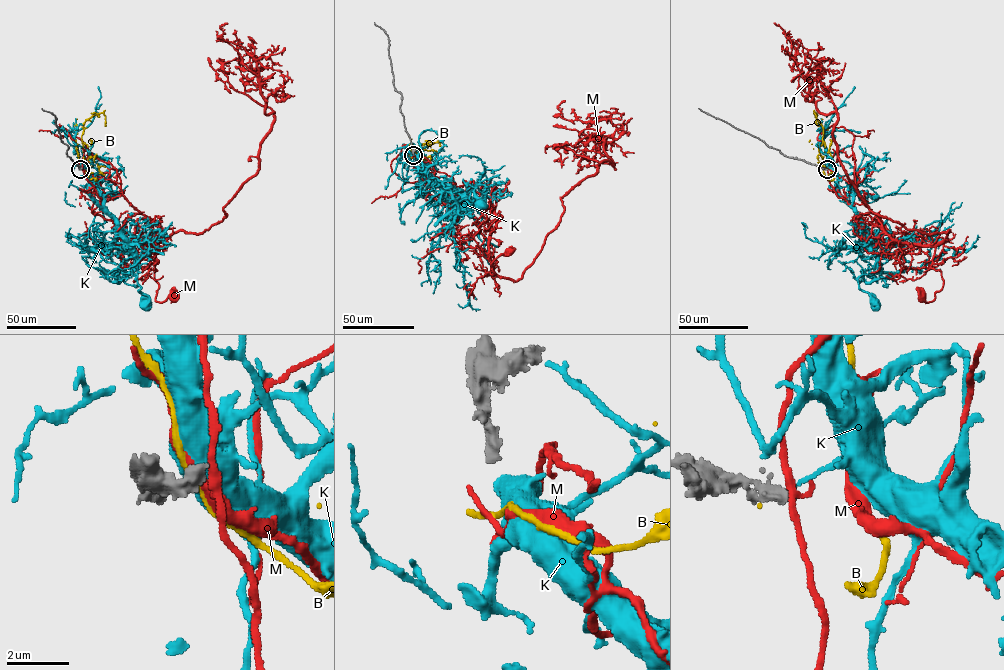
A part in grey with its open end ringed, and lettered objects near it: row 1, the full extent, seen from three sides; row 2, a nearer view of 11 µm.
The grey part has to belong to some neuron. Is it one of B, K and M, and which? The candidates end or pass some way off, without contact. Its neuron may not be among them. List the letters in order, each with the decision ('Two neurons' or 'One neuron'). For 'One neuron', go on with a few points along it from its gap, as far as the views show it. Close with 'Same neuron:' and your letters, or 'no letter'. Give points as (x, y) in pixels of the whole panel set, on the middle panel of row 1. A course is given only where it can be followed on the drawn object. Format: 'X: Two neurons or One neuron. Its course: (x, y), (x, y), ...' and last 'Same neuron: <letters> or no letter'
B: Two neurons
K: Two neurons
M: Two neurons
Same neuron: no letter

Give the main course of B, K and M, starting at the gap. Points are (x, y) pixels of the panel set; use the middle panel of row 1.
B: (414, 157), (411, 157), (412, 147), (416, 152), (422, 144), (438, 142), (439, 146)
K: (414, 158), (437, 181), (458, 191), (472, 208), (458, 212), (453, 237), (464, 268), (469, 305), (480, 309)
M: (416, 155), (435, 172), (427, 191), (450, 209), (462, 238), (487, 254), (491, 274), (492, 263), (508, 251)

